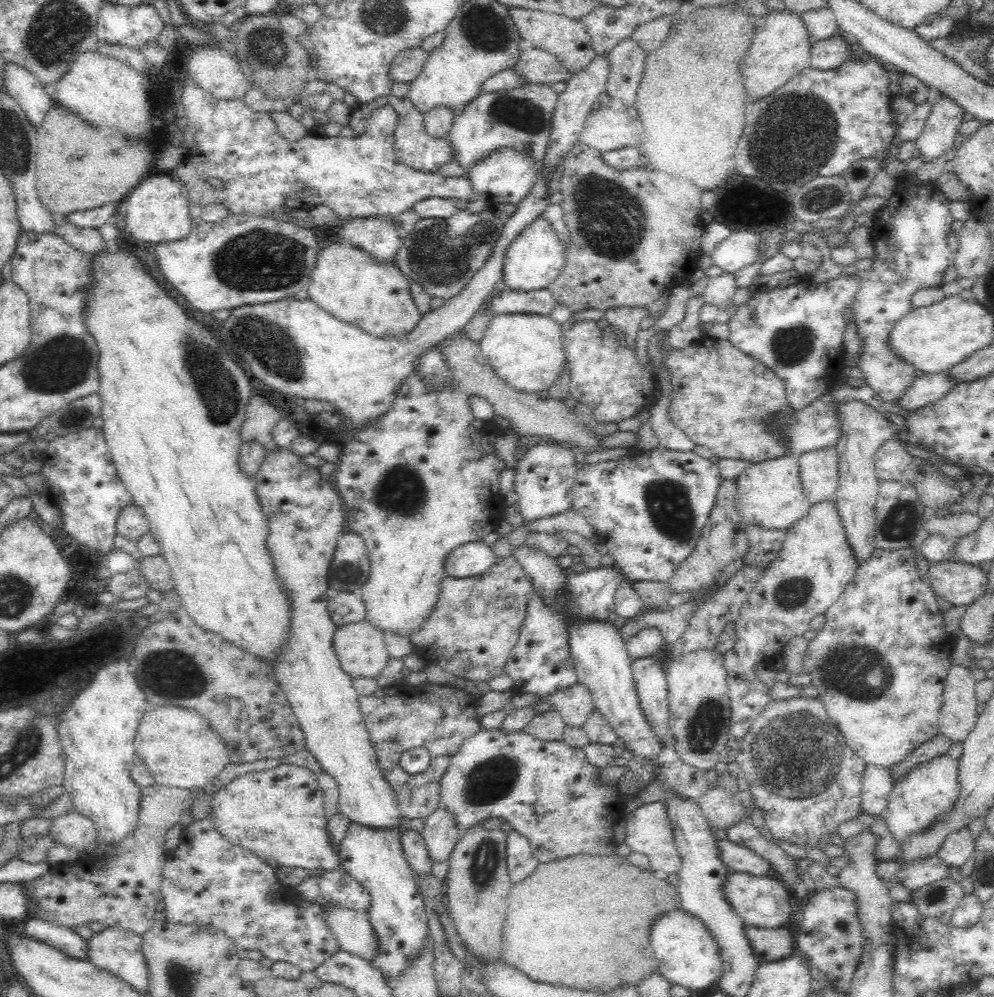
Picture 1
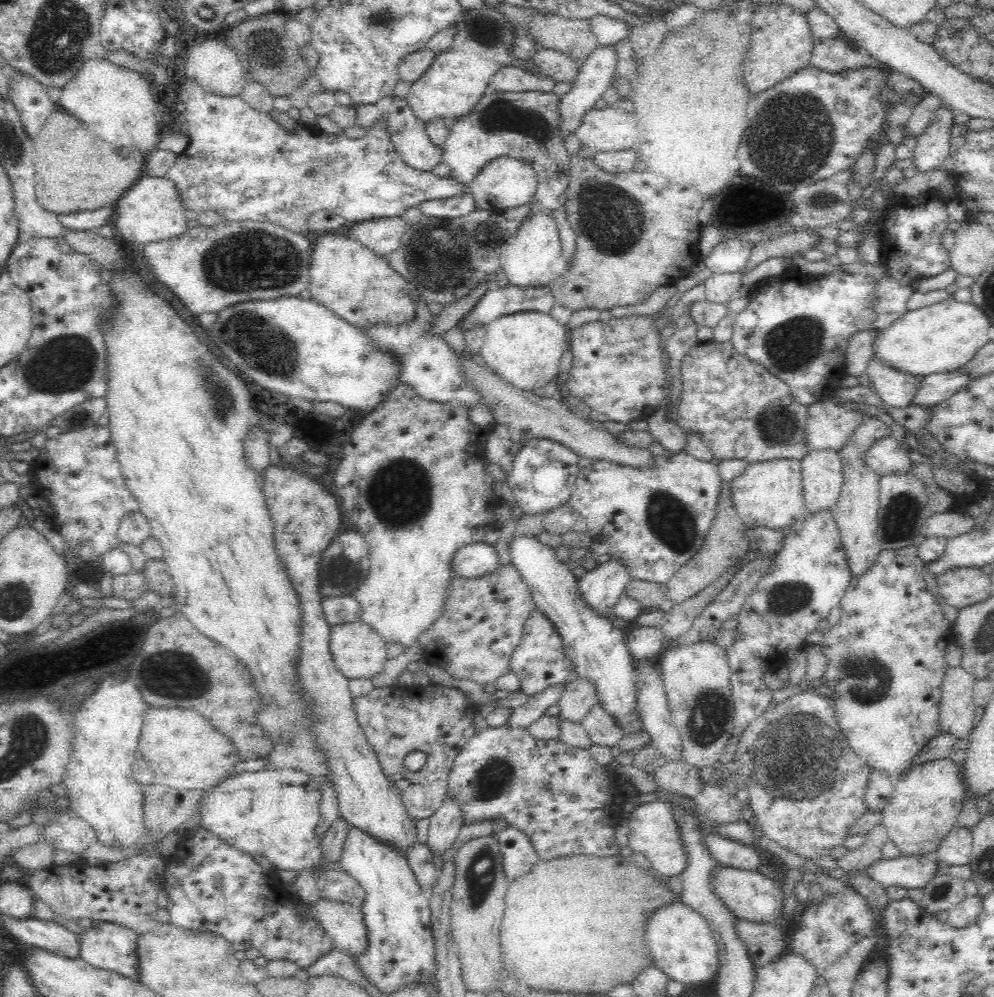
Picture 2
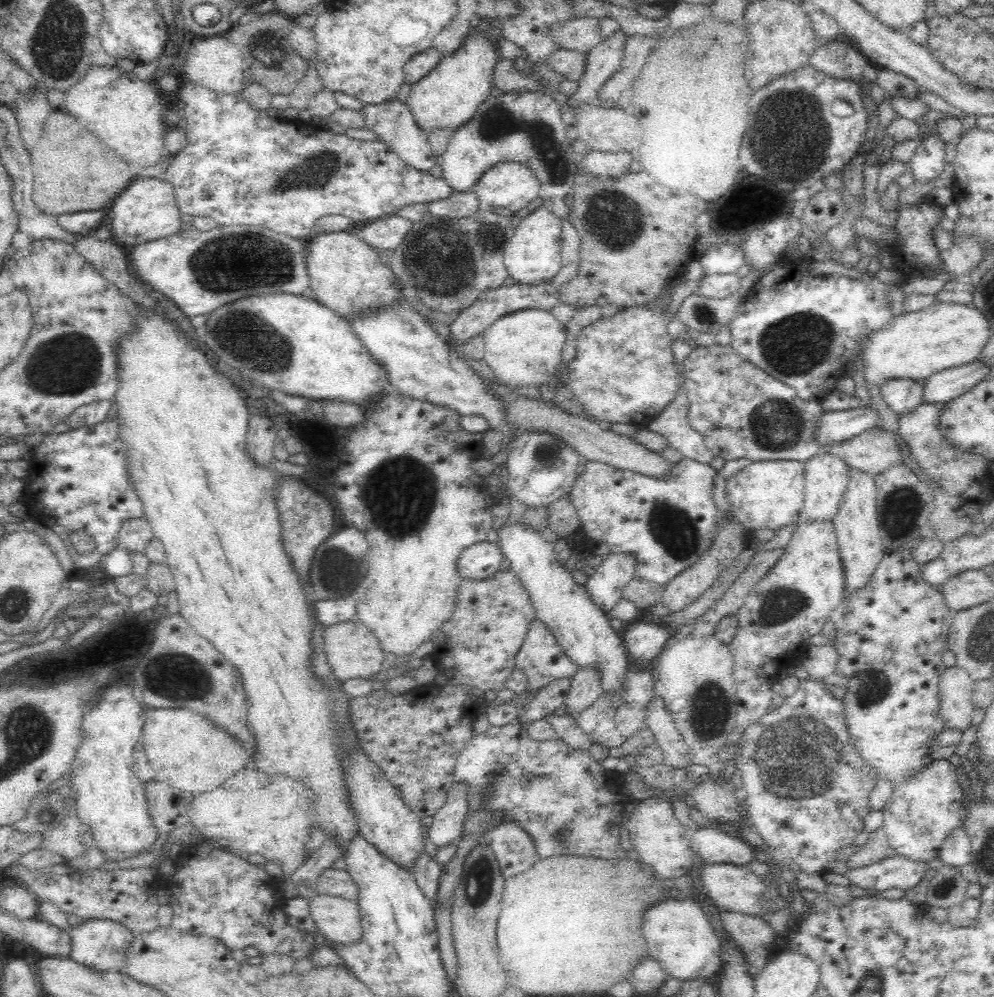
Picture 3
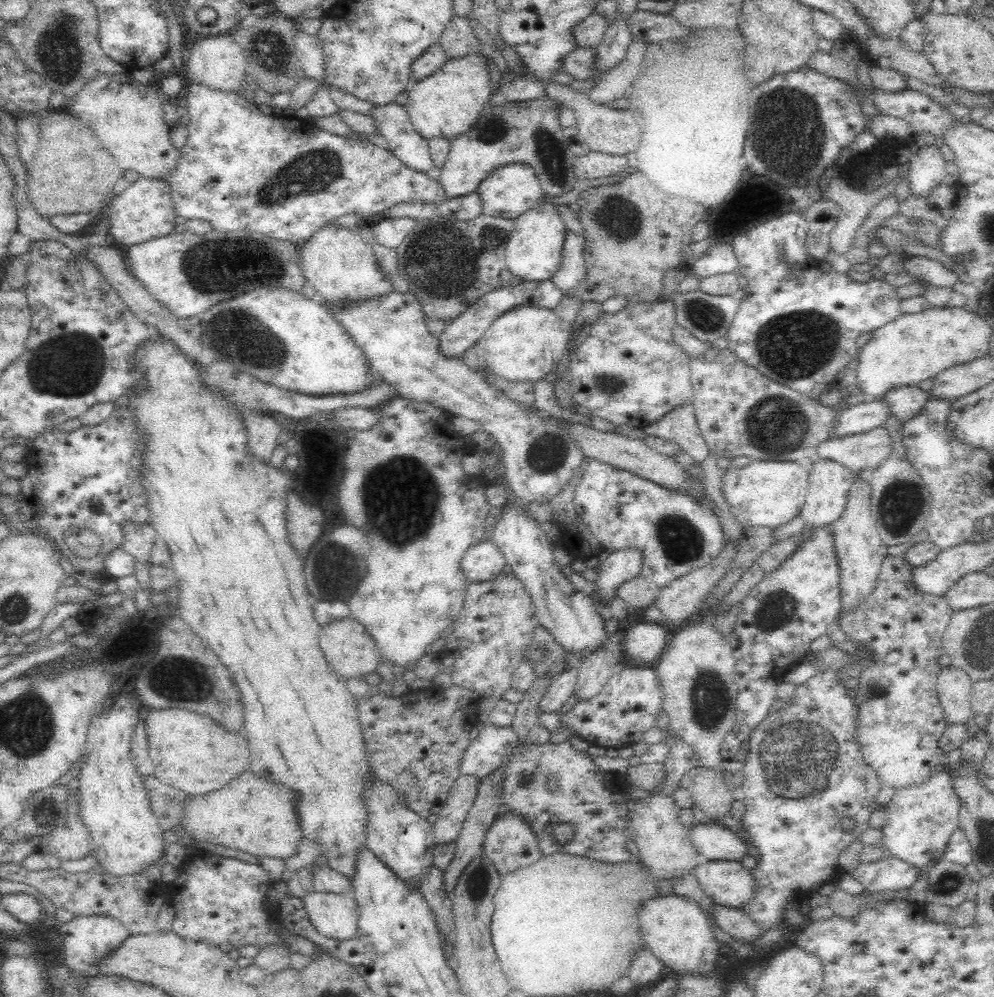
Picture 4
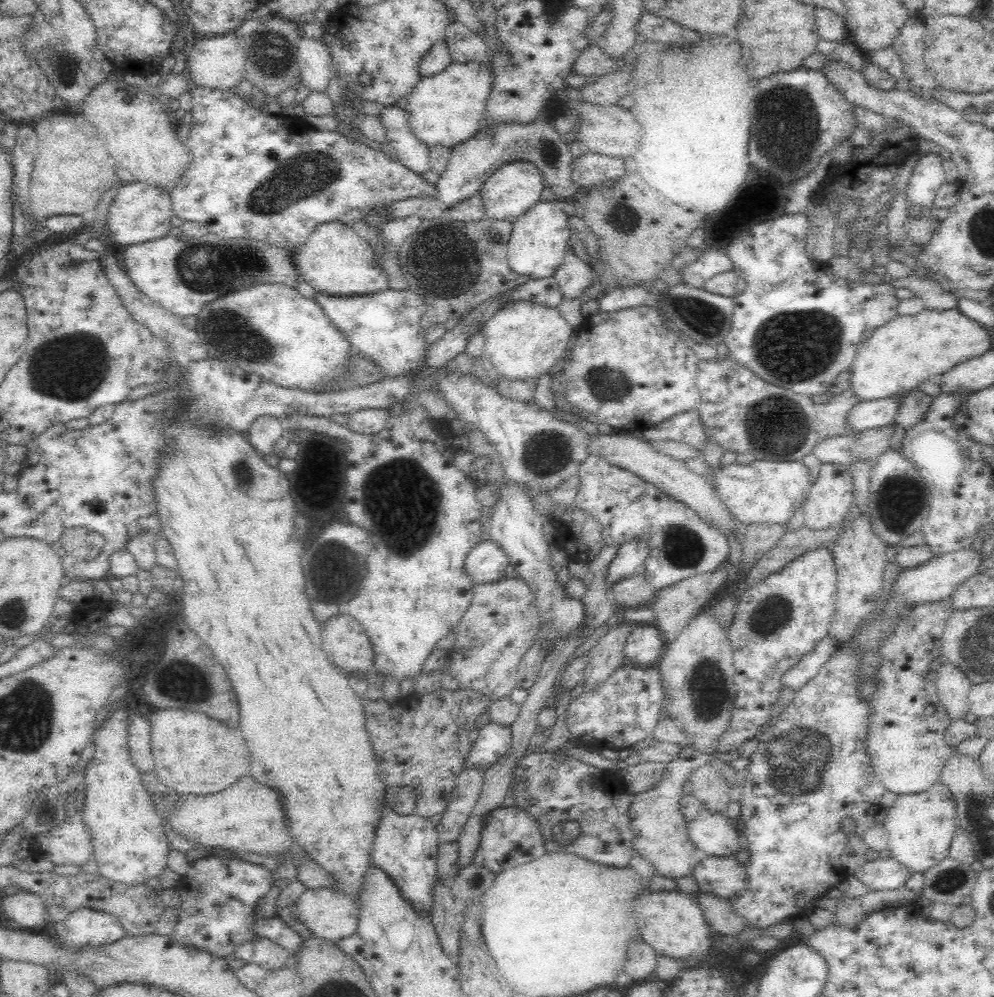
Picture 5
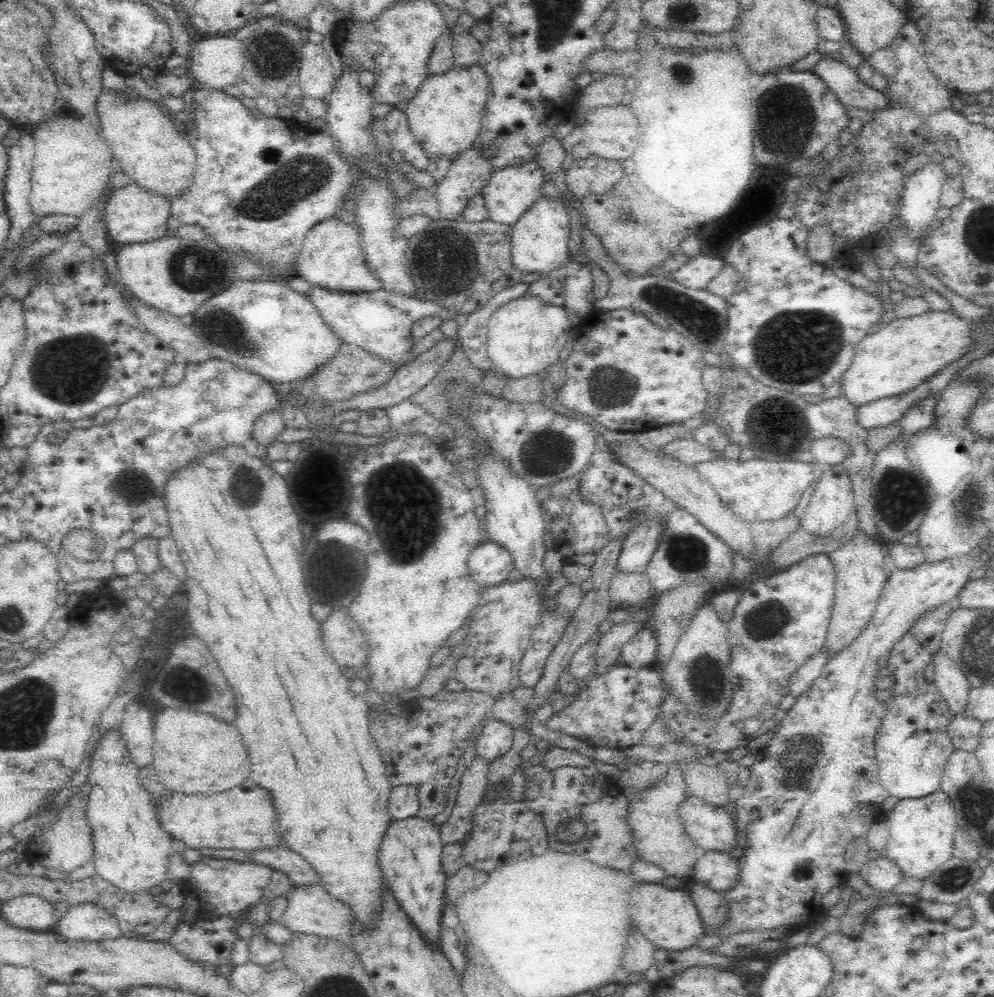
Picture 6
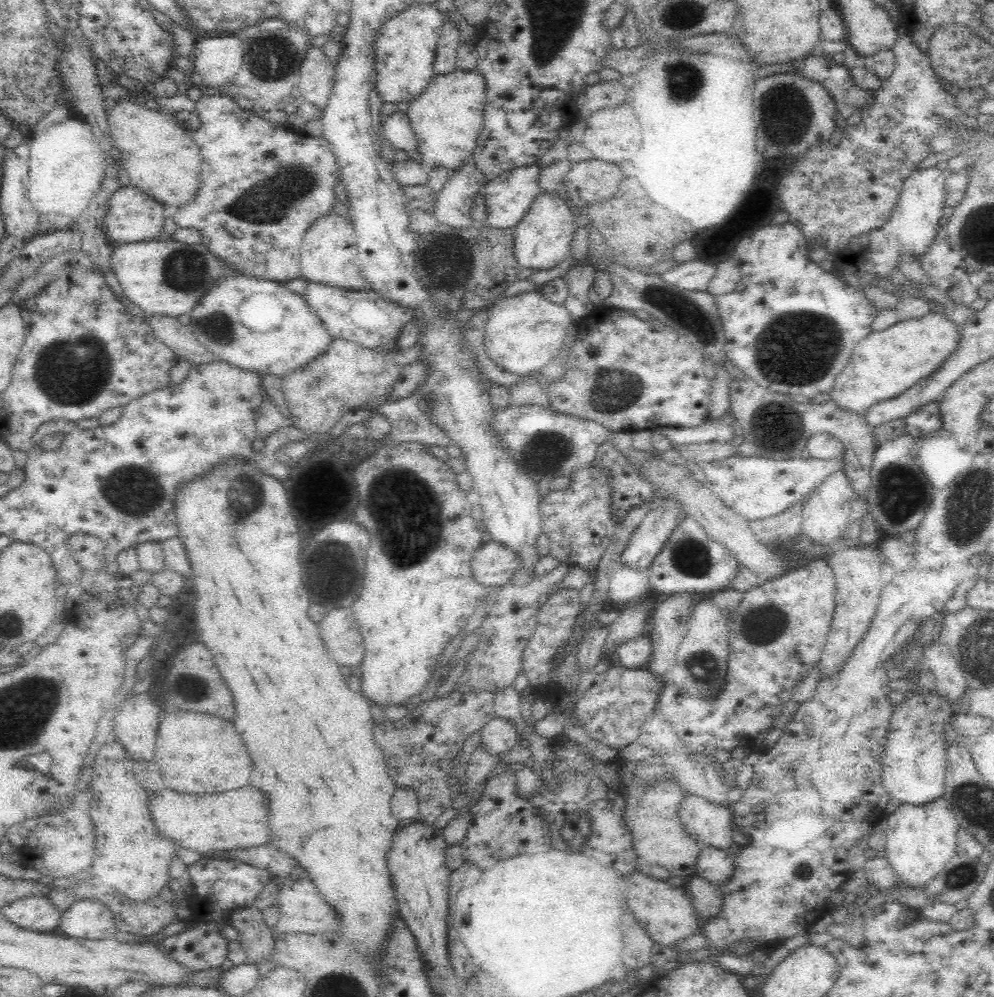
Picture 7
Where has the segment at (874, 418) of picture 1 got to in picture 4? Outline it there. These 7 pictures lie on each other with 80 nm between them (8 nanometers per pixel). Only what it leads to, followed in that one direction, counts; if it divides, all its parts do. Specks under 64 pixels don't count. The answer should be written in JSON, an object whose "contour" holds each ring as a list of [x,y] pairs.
{"contour":[[[857,480],[854,482],[851,490],[849,491],[848,504],[844,509],[844,514],[840,520],[832,525],[832,532],[834,538],[834,551],[836,551],[836,560],[838,561],[838,568],[840,571],[840,597],[841,597],[841,611],[856,611],[858,608],[862,608],[862,602],[874,592],[878,575],[884,562],[884,559],[888,557],[888,546],[883,543],[879,536],[878,530],[875,526],[872,514],[870,512],[870,496],[871,489],[869,482],[866,480]]]}

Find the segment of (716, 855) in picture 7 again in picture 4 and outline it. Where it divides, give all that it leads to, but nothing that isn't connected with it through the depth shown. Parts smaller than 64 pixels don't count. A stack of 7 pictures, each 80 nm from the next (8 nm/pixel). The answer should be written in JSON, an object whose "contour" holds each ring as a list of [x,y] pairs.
{"contour":[[[706,860],[692,874],[713,902],[739,908],[754,892],[754,877],[736,860]]]}

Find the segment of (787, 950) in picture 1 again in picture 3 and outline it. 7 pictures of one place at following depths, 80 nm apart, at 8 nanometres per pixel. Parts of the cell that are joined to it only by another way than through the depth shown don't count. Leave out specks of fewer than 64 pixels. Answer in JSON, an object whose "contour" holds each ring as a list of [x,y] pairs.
{"contour":[[[720,909],[718,914],[728,937],[740,945],[743,954],[746,956],[747,972],[749,976],[755,979],[756,976],[762,972],[762,968],[765,968],[766,964],[769,962],[770,948],[774,948],[772,942],[774,942],[775,934],[772,928],[770,928],[768,922],[762,920],[762,918],[742,914],[741,912]]]}

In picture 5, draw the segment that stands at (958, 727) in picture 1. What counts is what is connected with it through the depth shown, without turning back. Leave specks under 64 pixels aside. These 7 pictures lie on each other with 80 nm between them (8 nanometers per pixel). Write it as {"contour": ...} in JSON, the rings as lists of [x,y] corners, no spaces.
{"contour":[[[939,658],[940,664],[935,667],[937,671],[937,693],[942,706],[953,720],[964,719],[970,708],[968,692],[971,682],[967,676],[950,661]]]}

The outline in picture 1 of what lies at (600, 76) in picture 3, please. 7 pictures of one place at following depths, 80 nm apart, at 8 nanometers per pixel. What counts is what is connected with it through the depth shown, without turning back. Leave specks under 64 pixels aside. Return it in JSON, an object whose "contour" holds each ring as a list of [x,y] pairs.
{"contour":[[[608,54],[597,56],[582,70],[572,74],[566,81],[566,90],[557,96],[556,108],[552,120],[551,139],[545,156],[547,172],[563,160],[574,145],[578,143],[578,136],[584,129],[586,118],[593,112],[592,104],[603,97],[606,83],[611,71]]]}

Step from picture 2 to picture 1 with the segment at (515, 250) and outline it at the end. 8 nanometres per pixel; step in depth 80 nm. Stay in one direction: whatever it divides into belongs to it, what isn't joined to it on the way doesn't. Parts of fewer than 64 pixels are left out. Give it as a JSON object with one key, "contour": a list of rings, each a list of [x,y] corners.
{"contour":[[[538,214],[506,248],[503,265],[503,279],[508,289],[540,290],[552,284],[565,265],[565,246],[558,238],[552,225]]]}

